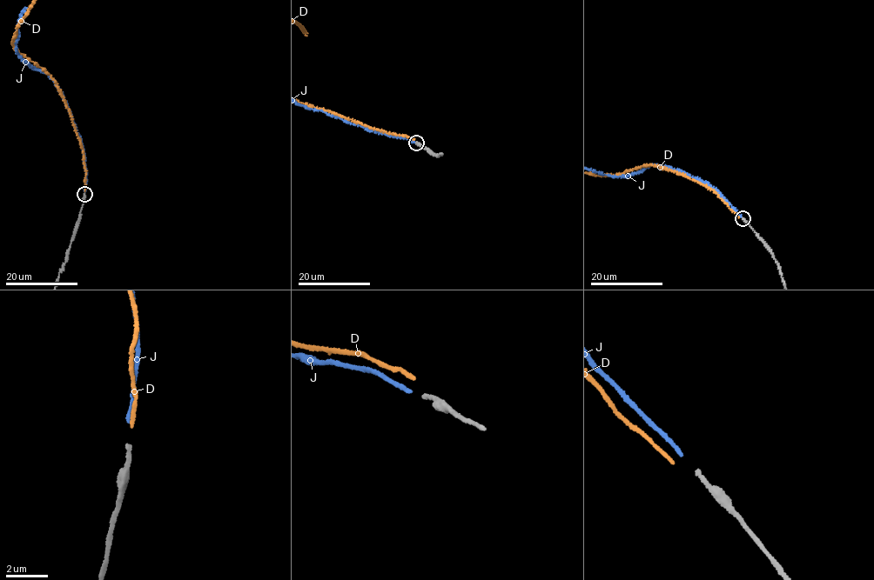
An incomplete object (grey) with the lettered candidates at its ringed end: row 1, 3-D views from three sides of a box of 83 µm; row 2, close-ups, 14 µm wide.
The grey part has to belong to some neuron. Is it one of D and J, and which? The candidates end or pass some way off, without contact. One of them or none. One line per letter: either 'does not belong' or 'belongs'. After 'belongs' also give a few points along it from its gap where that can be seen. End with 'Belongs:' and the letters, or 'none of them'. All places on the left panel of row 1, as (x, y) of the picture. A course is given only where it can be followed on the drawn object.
D: does not belong
J: belongs; course (84, 190), (84, 151), (61, 91), (50, 78), (20, 58), (16, 51), (18, 22), (26, 6)
Belongs: J

